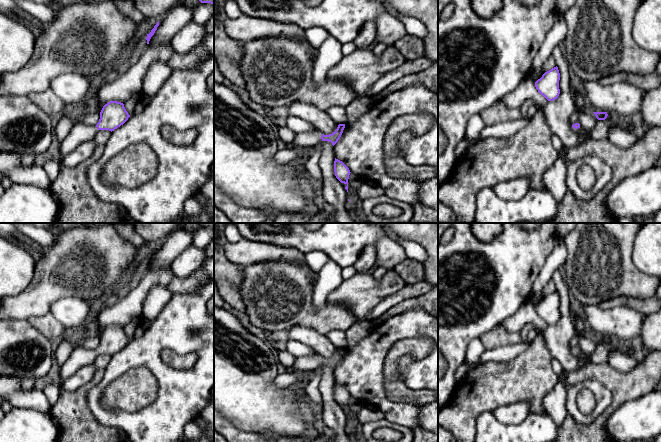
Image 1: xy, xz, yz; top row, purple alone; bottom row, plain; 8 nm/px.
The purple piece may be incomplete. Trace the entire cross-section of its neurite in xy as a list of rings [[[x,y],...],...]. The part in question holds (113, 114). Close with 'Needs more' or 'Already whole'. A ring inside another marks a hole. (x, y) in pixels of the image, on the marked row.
[[[110,101],[105,104],[100,112],[100,119],[96,126],[84,123],[74,123],[68,136],[60,144],[60,156],[62,159],[72,152],[83,139],[92,139],[98,130],[114,131],[123,125],[130,115],[124,104],[117,101]]]. Needs more

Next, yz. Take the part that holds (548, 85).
[[[556,66],[545,72],[542,77],[535,82],[535,87],[548,101],[553,101],[557,99],[560,94],[559,80],[560,73]]]. Already whole

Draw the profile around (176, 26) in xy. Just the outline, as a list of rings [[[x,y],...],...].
[[[183,1],[177,3],[163,18],[151,37],[148,47],[170,41],[175,53],[192,51],[204,38],[204,24],[192,21],[193,9]]]

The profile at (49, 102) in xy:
[[[50,89],[43,92],[31,93],[28,98],[52,118],[56,118],[66,104]]]

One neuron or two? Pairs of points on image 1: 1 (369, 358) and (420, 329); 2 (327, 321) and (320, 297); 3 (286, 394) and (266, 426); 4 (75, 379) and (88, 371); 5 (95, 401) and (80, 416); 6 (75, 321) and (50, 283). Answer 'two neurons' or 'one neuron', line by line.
1: one neuron
2: two neurons
3: one neuron
4: one neuron
5: two neurons
6: two neurons

